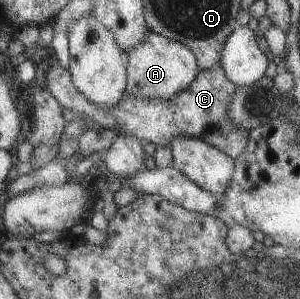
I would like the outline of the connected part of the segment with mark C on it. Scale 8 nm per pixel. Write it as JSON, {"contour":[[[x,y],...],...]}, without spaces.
{"contour":[[[57,63],[47,65],[45,71],[46,90],[59,103],[63,109],[69,109],[73,115],[85,115],[87,119],[97,122],[103,129],[113,129],[119,135],[131,135],[137,140],[144,140],[156,147],[170,147],[171,139],[177,135],[183,137],[195,137],[205,145],[219,149],[229,158],[237,158],[248,139],[248,131],[233,125],[233,121],[227,117],[227,109],[231,103],[231,95],[236,86],[225,77],[220,64],[213,65],[210,69],[199,70],[195,78],[183,91],[175,93],[169,99],[157,100],[148,98],[129,97],[123,94],[115,107],[93,107],[85,97],[76,93],[70,74]]]}

